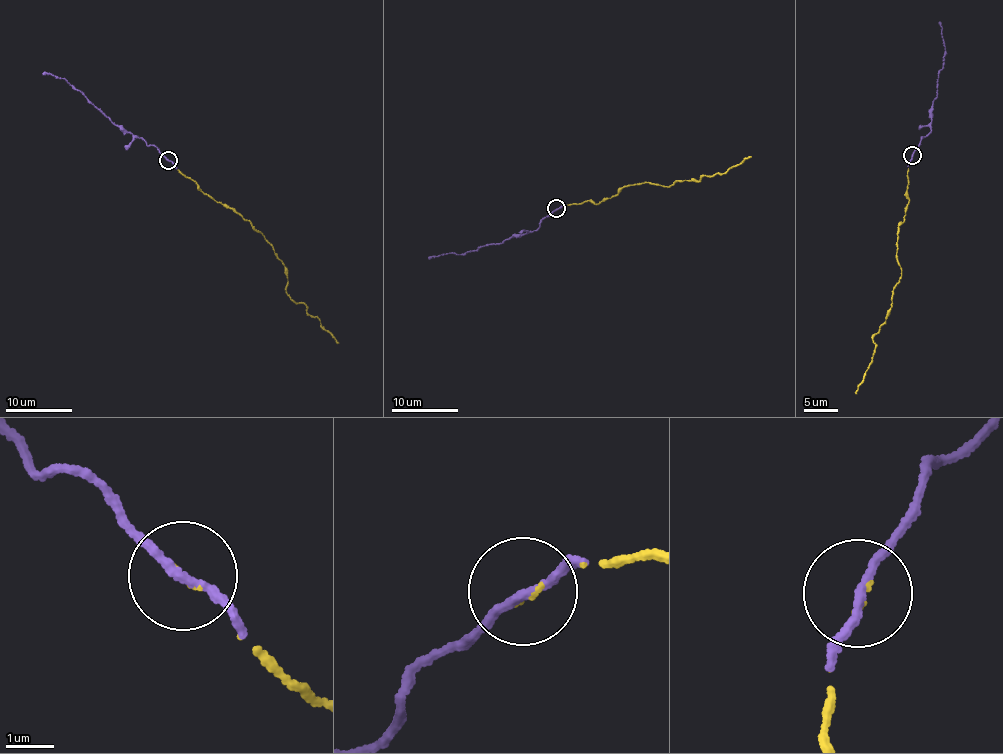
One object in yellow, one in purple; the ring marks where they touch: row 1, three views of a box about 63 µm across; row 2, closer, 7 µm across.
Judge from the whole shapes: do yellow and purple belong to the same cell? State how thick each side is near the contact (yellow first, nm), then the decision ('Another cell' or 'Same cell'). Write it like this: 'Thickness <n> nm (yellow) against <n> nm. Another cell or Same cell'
Thickness 60 nm (yellow) against 170 nm. Same cell

